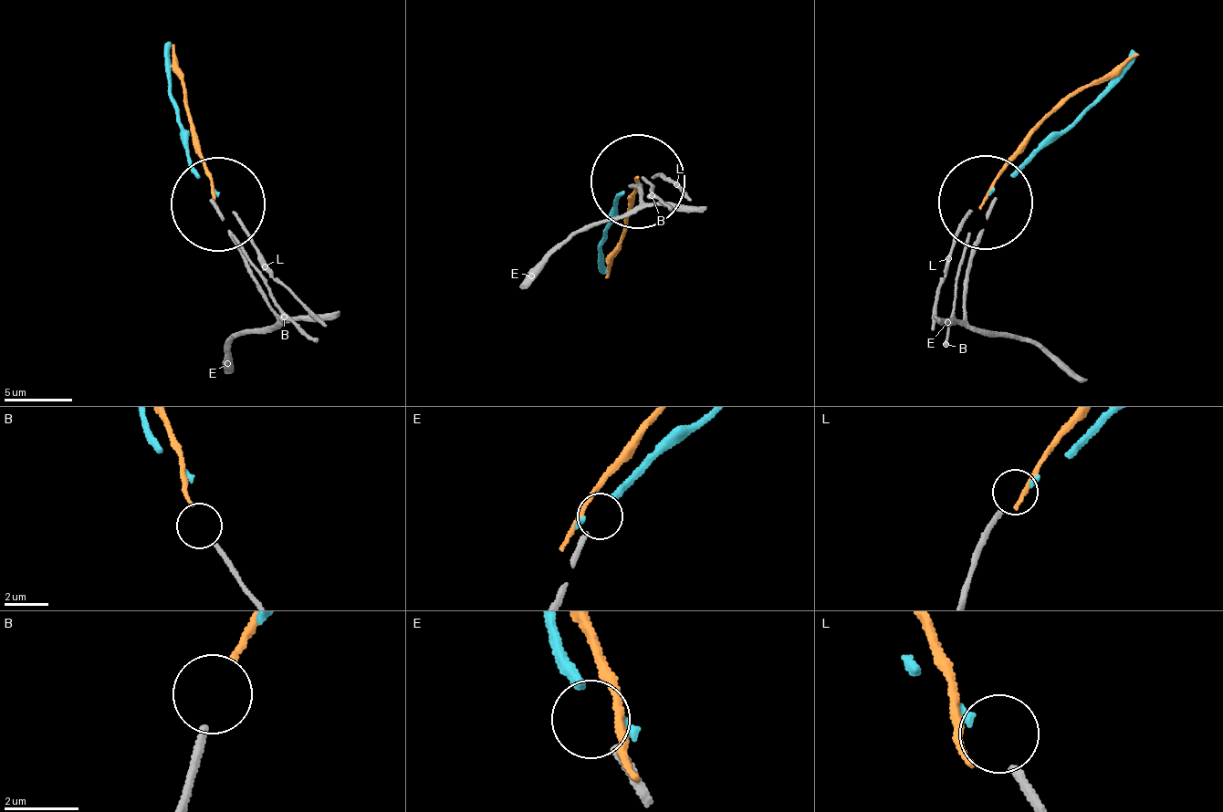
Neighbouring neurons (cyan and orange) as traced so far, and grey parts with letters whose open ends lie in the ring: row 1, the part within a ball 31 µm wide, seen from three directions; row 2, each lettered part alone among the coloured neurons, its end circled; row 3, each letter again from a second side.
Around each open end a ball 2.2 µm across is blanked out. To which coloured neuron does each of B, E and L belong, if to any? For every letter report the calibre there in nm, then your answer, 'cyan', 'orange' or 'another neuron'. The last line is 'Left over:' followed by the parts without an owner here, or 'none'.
B: 200 nm thick; orange
E: 260 nm thick; another neuron
L: 240 nm thick; cyan
Left over: E

